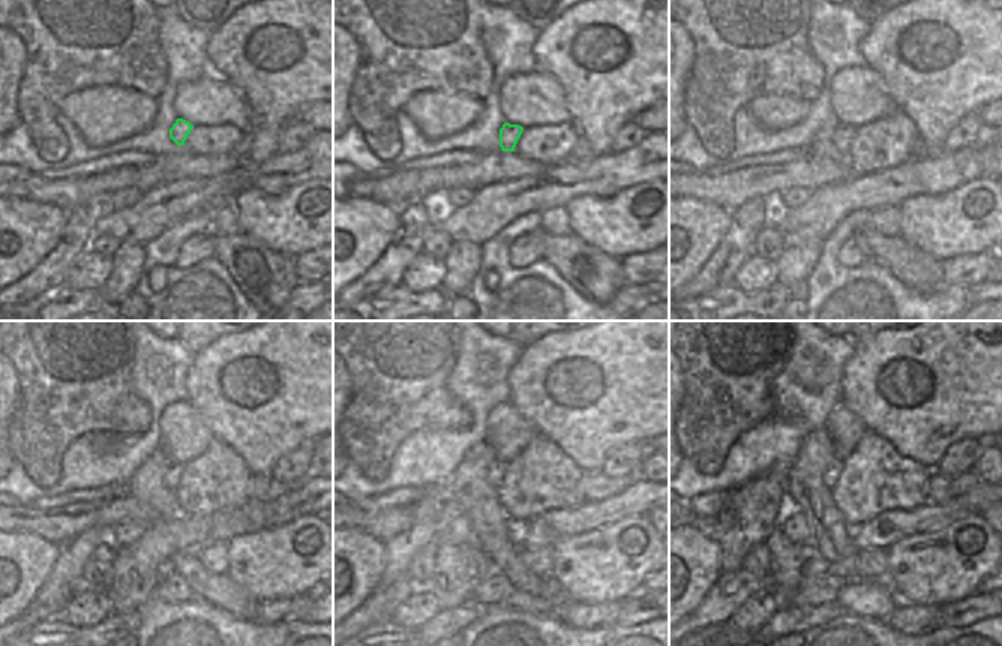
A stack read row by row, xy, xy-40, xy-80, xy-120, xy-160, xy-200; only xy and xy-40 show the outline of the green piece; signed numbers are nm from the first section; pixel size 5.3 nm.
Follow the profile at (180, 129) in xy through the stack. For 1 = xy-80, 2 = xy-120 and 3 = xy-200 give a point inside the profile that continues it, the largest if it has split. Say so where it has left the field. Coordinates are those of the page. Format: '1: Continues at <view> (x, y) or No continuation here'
1: Continues at xy-80 (845, 134)
2: Continues at xy-120 (171, 472)
3: Continues at xy-200 (831, 474)

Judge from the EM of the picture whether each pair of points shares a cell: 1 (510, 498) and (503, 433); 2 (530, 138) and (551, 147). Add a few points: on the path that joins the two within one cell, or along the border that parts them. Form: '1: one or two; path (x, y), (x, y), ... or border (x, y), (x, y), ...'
1: two; border (533, 439), (506, 463)
2: one; path (534, 143), (546, 143)

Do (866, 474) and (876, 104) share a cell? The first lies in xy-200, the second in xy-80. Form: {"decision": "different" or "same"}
{"decision": "different"}

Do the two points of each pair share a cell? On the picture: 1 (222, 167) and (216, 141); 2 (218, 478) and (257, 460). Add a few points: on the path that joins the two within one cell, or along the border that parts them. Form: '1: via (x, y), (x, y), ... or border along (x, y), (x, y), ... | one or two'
1: border along (189, 152), (228, 155) | two
2: border along (221, 441), (251, 472) | two

